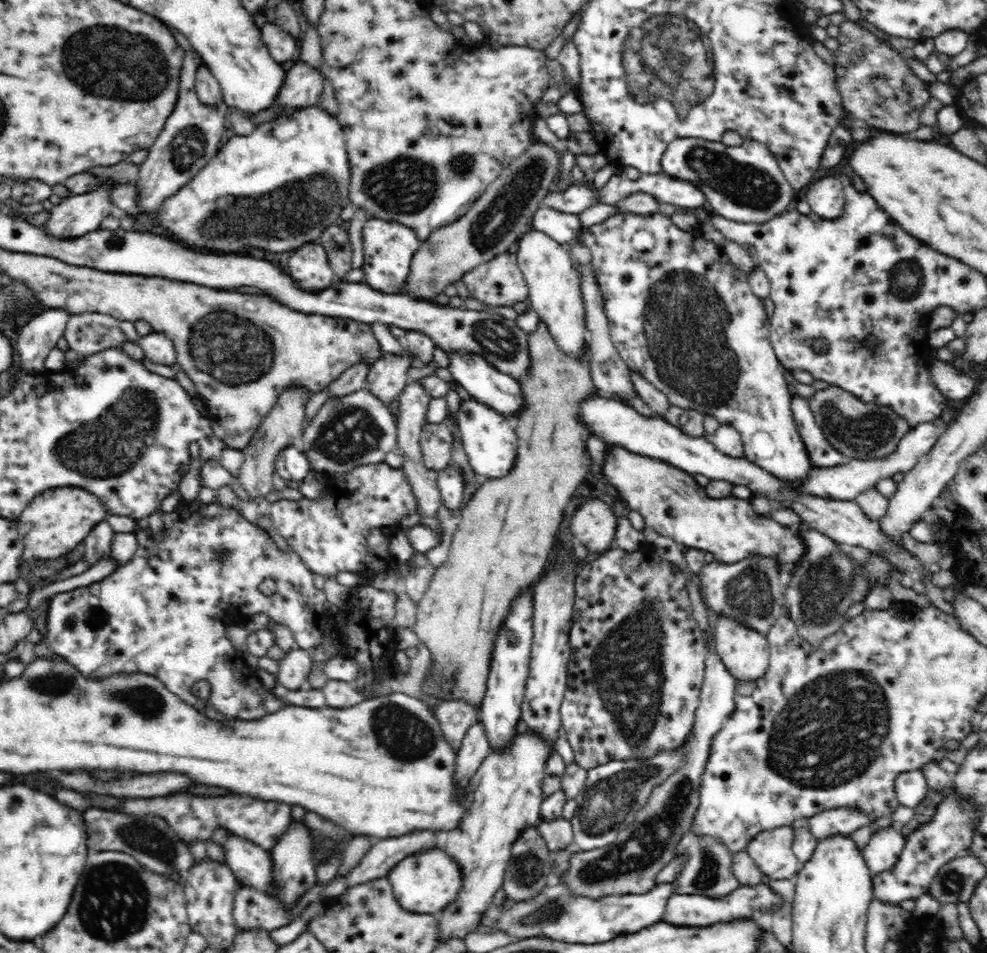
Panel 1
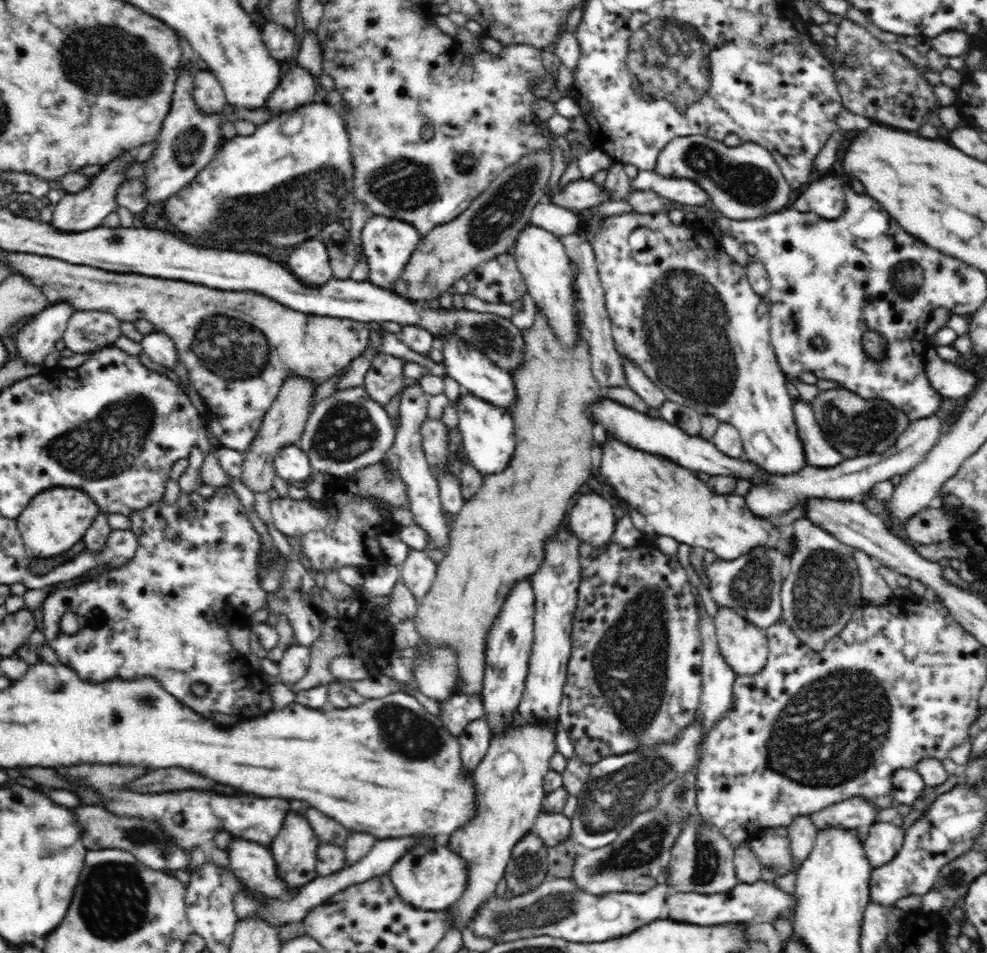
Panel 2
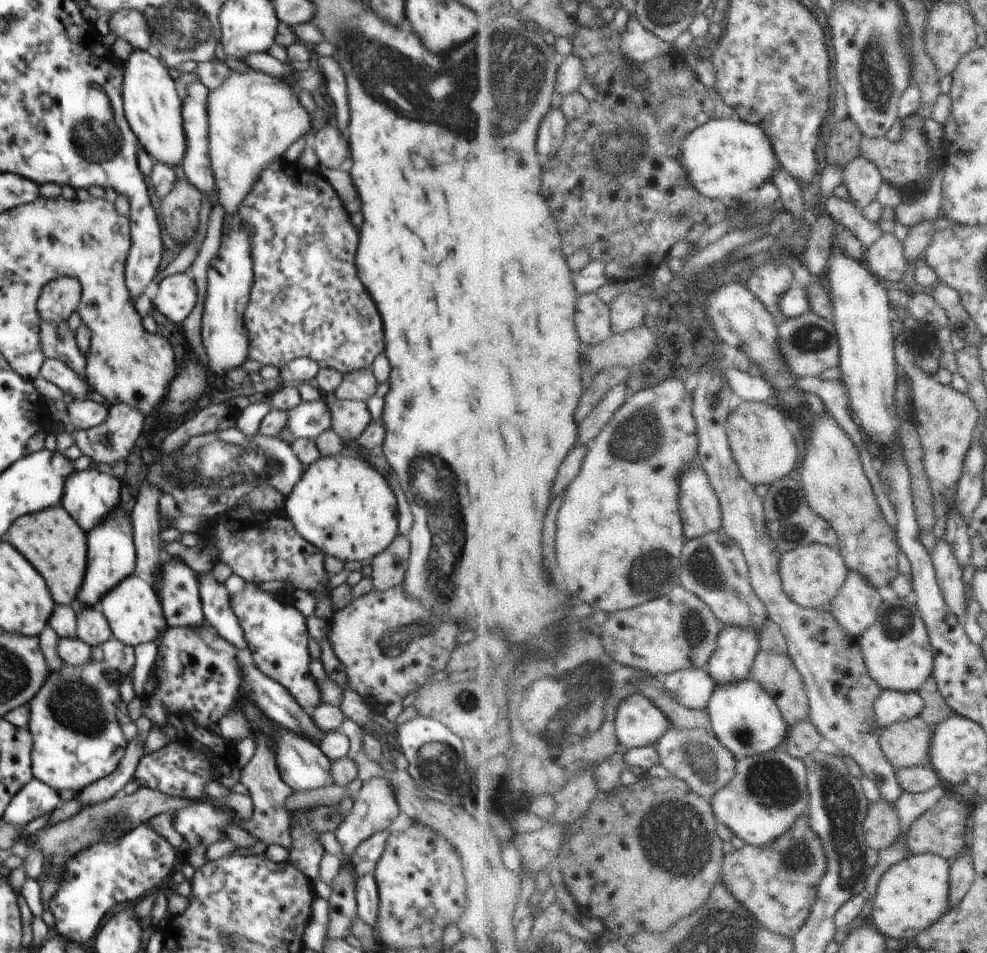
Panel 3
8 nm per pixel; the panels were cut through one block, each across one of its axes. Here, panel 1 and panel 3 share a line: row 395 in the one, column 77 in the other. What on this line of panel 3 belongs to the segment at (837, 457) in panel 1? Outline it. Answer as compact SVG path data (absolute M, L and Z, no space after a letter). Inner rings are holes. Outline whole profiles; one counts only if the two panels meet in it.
M136 736L127 742L125 754L118 767L105 778L90 784L84 791L77 794L76 799L82 806L100 803L113 798L124 786L134 778L135 771L143 758L145 741L138 740Z

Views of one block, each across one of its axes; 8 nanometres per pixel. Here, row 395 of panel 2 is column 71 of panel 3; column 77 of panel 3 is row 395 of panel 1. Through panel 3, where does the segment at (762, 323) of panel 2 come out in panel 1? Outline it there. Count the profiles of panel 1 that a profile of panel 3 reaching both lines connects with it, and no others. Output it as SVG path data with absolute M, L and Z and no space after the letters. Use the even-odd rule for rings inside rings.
M660 210L649 215L637 215L630 213L616 213L609 216L601 223L586 227L580 232L578 239L588 247L590 251L590 261L592 261L592 269L596 275L596 281L602 289L602 298L604 299L604 311L610 323L611 338L619 352L622 361L629 367L630 372L638 372L645 380L648 380L651 385L654 385L657 390L660 390L672 406L680 408L693 409L700 412L702 415L710 415L718 419L720 424L730 425L738 432L743 442L743 457L752 461L753 464L760 466L763 470L772 474L774 477L782 480L806 480L808 472L814 468L806 445L801 439L796 423L794 422L791 404L793 395L788 391L788 382L784 379L784 368L780 364L780 360L776 357L775 351L770 343L770 319L764 309L764 301L754 294L748 277L744 271L740 269L728 258L724 249L716 245L712 241L704 239L701 235L696 236L692 231L684 231L682 228L676 227L672 223L670 216L662 213ZM644 229L650 232L655 238L655 245L649 251L637 251L630 244L632 235L638 230Z

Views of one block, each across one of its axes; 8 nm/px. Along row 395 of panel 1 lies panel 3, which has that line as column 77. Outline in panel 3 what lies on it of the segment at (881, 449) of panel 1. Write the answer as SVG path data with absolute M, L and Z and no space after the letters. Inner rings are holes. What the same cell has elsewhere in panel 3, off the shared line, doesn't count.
M140 786L139 790L132 795L126 795L120 790L109 800L83 806L78 814L70 820L38 830L34 835L27 837L27 846L30 848L30 852L37 849L42 850L45 857L44 863L48 863L51 866L49 878L44 883L40 883L41 900L44 904L48 904L59 888L63 865L80 850L87 849L92 843L105 841L106 839L115 841L121 835L127 831L132 831L141 823L146 823L160 814L174 813L177 809L185 807L188 803L213 803L216 801L218 801L219 805L232 808L246 822L250 821L250 818L254 815L254 803L249 794L243 795L232 792L230 795L218 800L205 797L204 799L190 801L189 799L180 799L172 795L163 794L155 789Z

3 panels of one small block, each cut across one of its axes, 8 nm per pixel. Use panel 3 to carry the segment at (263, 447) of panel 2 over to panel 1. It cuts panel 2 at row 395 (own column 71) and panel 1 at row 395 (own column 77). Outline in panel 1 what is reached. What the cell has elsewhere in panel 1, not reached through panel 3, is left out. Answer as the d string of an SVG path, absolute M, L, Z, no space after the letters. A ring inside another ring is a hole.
M300 385L286 387L286 390L278 396L277 404L274 404L274 408L270 409L266 418L262 419L250 444L242 450L244 461L237 478L241 487L249 494L250 500L274 491L272 478L274 478L278 453L283 447L298 444L300 434L306 425L304 418L306 418L305 409L308 400L309 392L306 387Z

